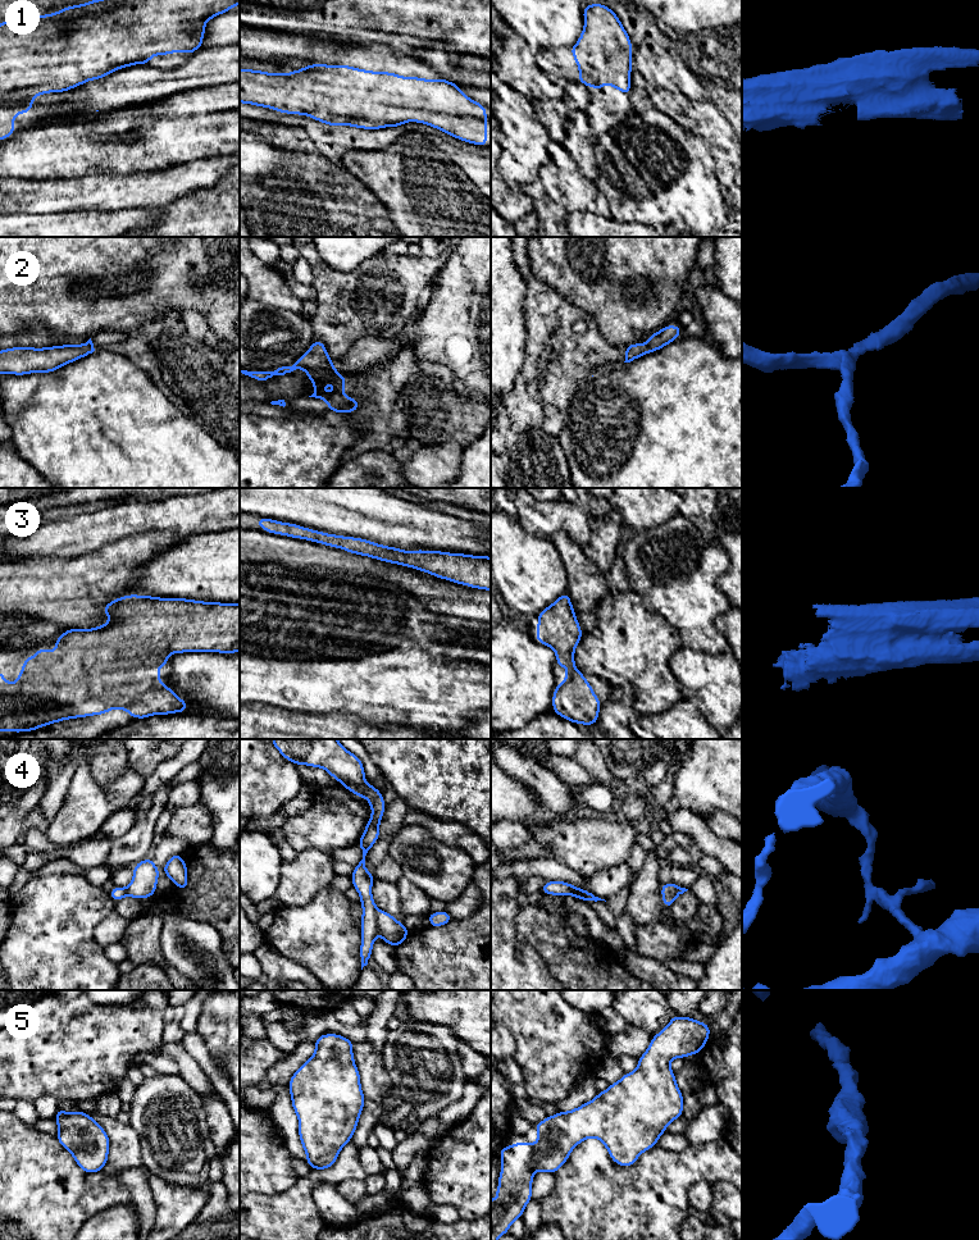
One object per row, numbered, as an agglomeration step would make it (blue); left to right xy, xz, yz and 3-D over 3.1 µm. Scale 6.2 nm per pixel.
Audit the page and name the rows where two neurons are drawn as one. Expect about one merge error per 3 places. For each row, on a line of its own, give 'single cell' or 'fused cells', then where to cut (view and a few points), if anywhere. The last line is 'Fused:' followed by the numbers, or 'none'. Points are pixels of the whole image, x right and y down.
1: single cell; no cut
2: single cell; no cut
3: single cell; no cut
4: fused cells; cut in xz along (376, 910), (378, 931)
5: single cell; no cut
Fused: 4

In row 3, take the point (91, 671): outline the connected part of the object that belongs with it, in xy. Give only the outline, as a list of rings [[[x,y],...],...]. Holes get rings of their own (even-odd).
[[[128,594],[103,607],[110,621],[91,629],[67,629],[56,638],[55,651],[37,647],[33,657],[24,657],[17,684],[0,674],[0,731],[33,731],[63,720],[105,715],[122,708],[135,719],[188,711],[186,701],[160,683],[159,669],[172,653],[240,652],[240,603],[205,602],[187,598],[161,598]]]

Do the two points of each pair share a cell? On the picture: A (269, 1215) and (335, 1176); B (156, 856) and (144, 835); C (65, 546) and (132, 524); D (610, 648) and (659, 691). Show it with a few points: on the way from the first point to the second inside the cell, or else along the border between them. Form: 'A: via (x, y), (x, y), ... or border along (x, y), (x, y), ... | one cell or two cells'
A: via (286, 1206), (318, 1176) | one cell
B: border along (153, 848), (149, 856) | two cells
C: via (82, 533), (96, 524), (115, 524) | one cell
D: via (622, 653), (647, 679) | one cell

